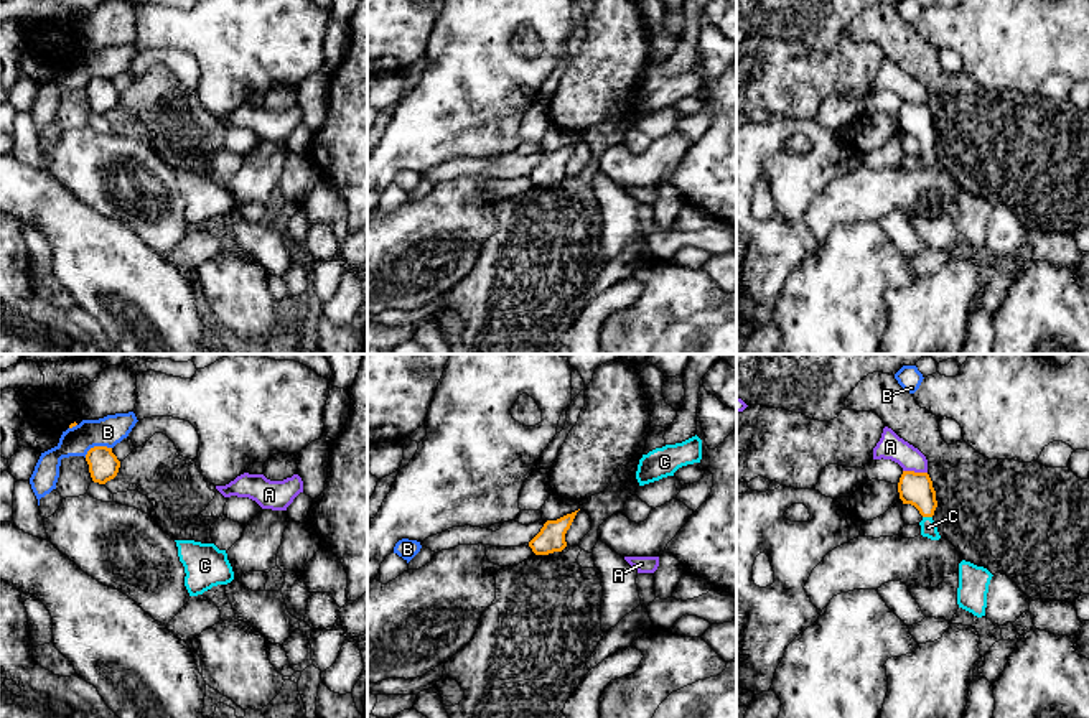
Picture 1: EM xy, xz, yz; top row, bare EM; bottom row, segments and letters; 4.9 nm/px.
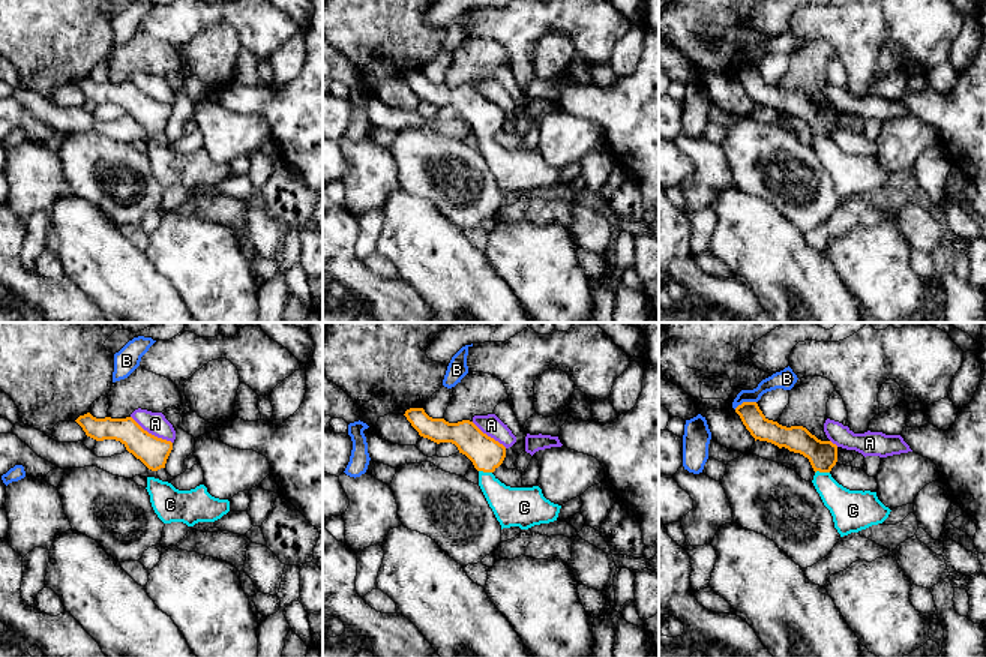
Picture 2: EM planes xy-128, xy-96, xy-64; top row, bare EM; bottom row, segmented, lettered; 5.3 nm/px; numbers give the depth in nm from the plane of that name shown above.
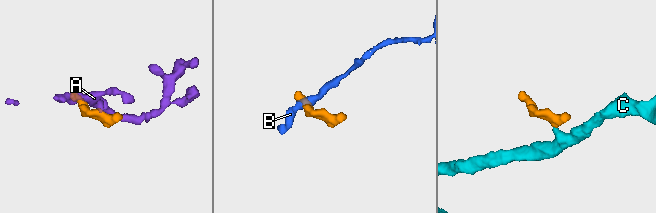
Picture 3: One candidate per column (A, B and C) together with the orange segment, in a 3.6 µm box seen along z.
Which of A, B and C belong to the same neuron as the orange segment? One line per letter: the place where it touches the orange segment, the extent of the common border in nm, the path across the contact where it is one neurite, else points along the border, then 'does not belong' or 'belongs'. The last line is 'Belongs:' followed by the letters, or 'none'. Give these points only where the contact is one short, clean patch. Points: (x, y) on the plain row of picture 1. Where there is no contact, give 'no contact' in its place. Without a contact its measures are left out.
A: meets orange in yz at (913, 102); contact 120 nm long; border along yz (903, 101), (926, 104); does not belong
B: meets orange in xy at (96, 78); contact 140 nm long; border along xy (111, 78), (93, 78), (84, 88); does not belong
C: meets orange in yz at (928, 147); contact 50 nm long; runs through yz (915, 119), (923, 127), (928, 147), (928, 158); belongs
Belongs: C

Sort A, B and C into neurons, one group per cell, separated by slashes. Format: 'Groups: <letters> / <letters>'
Groups: A / B / C

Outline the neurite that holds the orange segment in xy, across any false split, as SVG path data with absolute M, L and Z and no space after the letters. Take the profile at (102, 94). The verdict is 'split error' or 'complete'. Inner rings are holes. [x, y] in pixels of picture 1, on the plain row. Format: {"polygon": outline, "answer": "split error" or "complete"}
{"polygon": "M94 77L87 82L86 92L94 114L105 115L119 104L120 92L112 84L112 79Z", "answer": "complete"}

